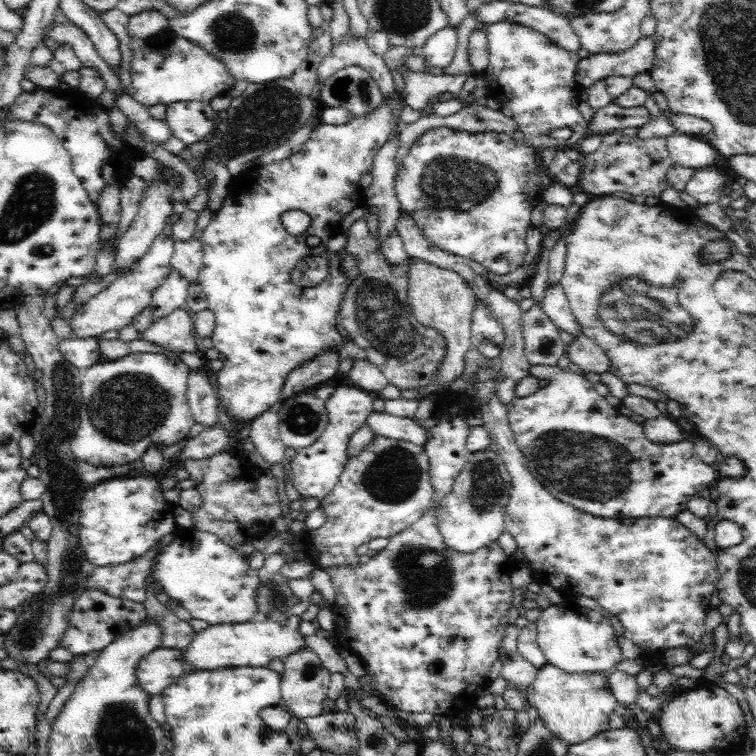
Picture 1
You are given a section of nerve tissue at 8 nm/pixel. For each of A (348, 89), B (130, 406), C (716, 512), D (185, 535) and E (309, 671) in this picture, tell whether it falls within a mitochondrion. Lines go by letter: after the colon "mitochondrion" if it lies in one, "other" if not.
A: mitochondrion
B: mitochondrion
C: other
D: other
E: mitochondrion

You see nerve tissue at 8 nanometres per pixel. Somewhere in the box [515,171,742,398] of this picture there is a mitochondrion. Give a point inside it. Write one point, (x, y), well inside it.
(639, 309)

